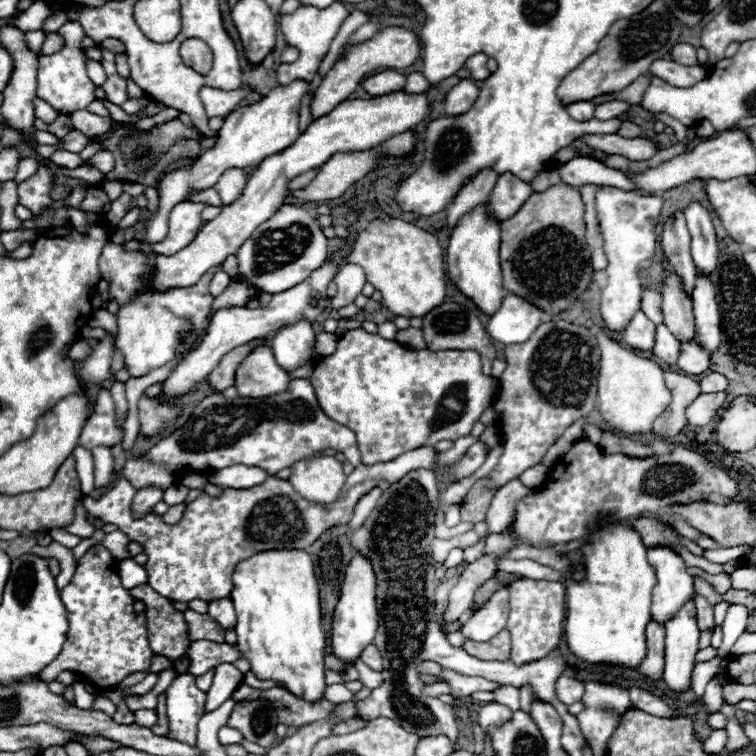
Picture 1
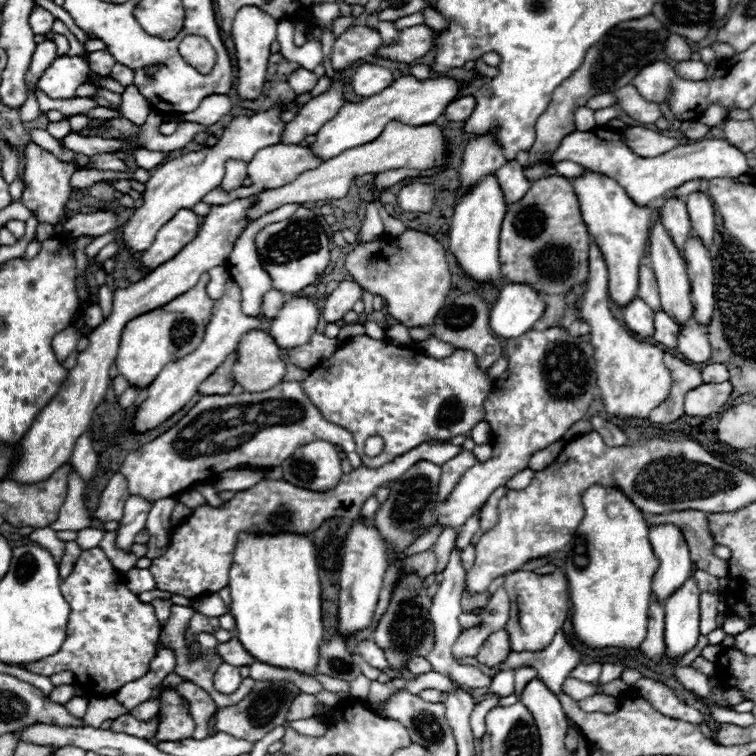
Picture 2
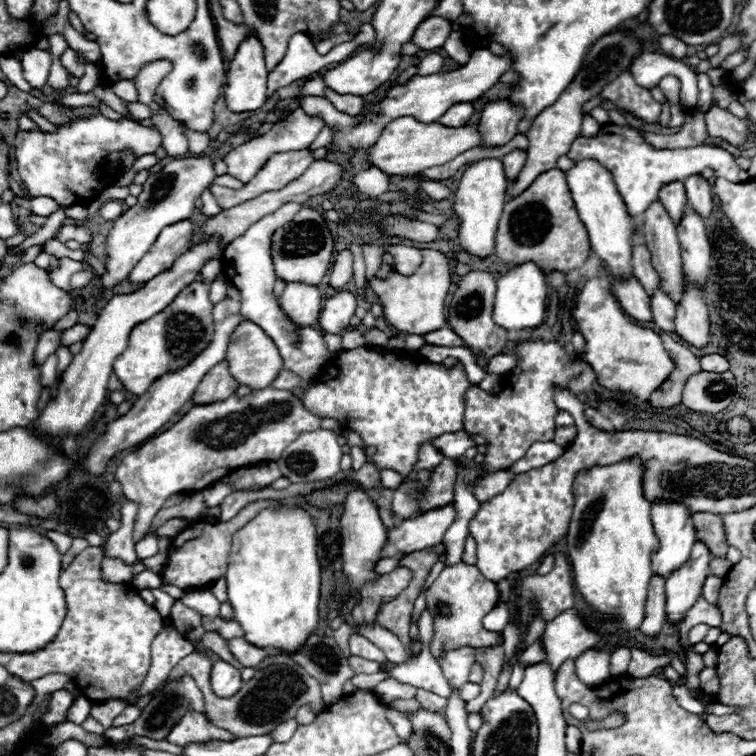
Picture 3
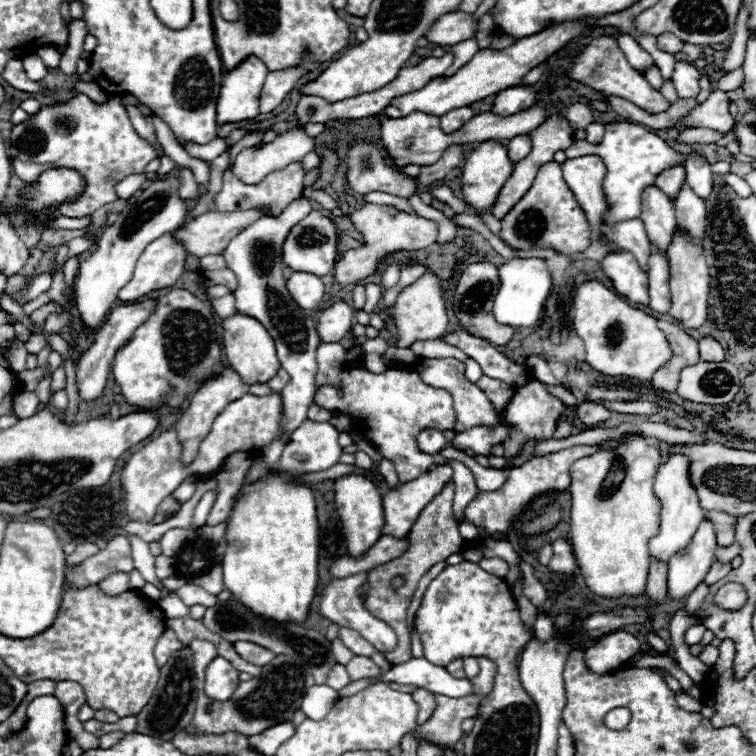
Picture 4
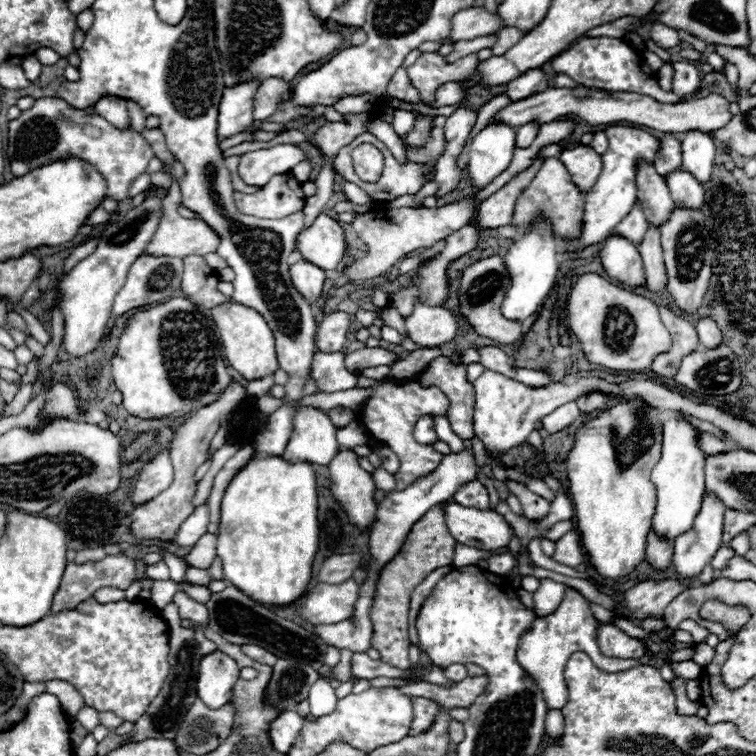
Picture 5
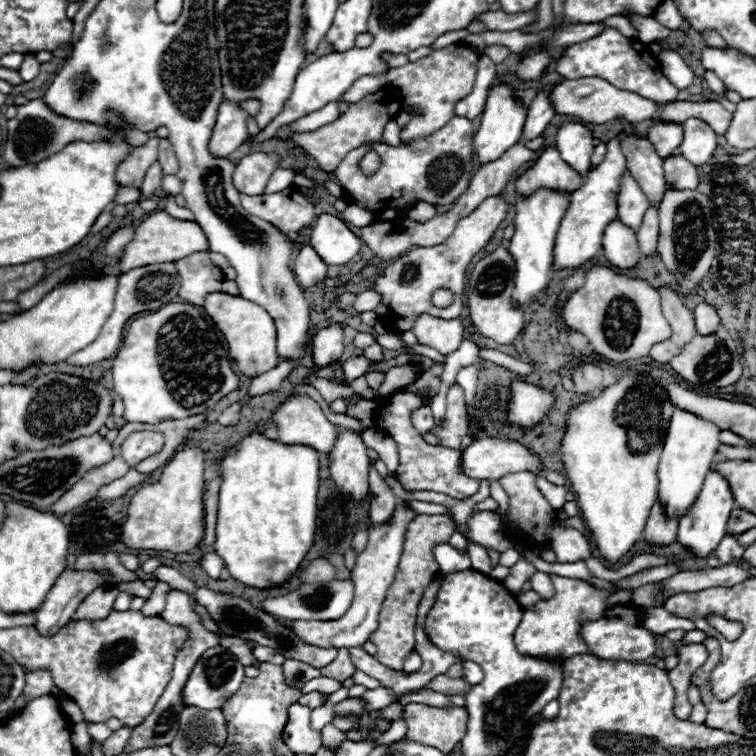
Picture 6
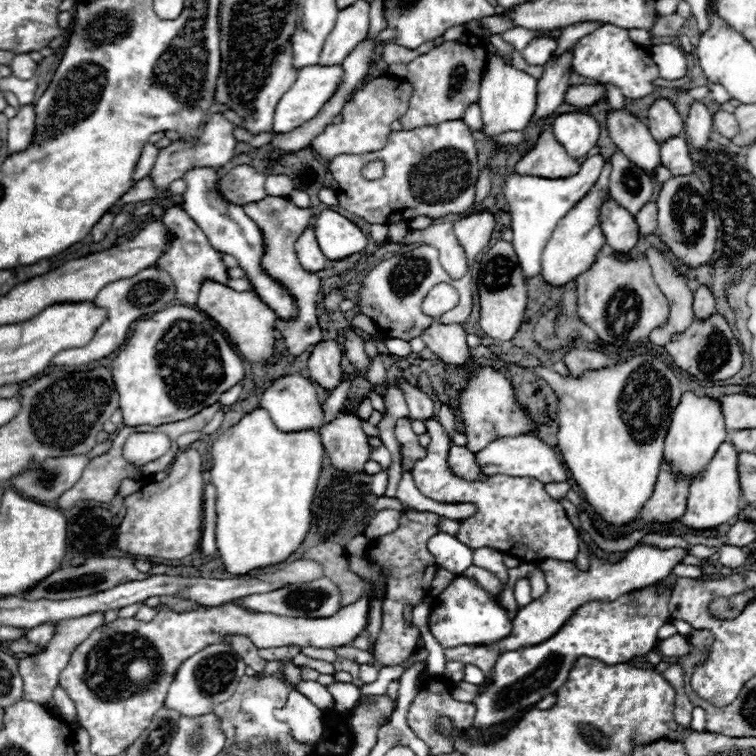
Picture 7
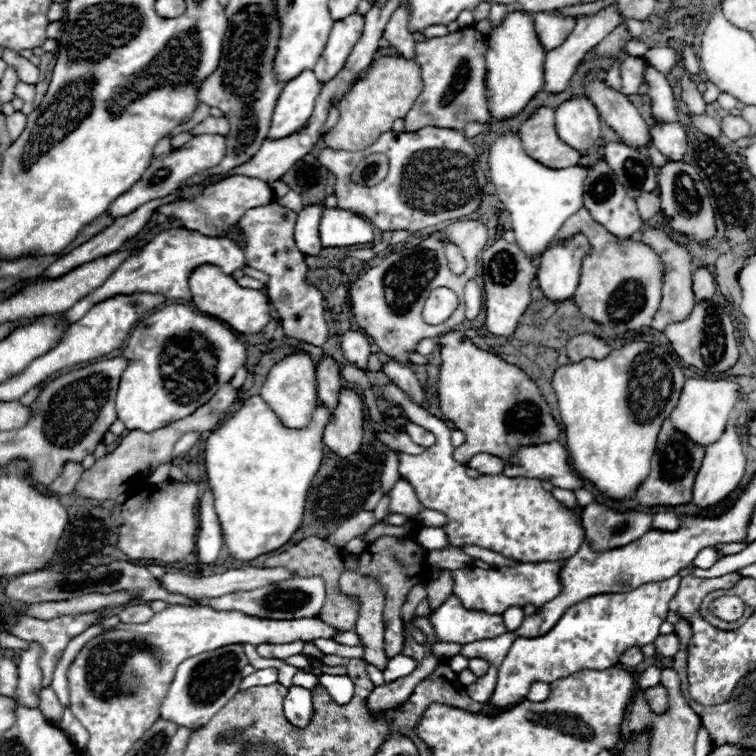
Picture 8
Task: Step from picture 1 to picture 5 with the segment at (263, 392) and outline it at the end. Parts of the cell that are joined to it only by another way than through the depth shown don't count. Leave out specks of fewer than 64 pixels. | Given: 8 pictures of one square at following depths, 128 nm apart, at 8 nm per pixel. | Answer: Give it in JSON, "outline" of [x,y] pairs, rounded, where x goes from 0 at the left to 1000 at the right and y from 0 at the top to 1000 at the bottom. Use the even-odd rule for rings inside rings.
{"outline":[[[302,399],[302,402],[294,402],[288,407],[280,407],[280,423],[288,431],[302,481],[312,492],[317,492],[325,503],[349,500],[349,497],[362,495],[368,489],[360,437],[339,410],[331,410],[320,402],[312,402],[312,399]]]}

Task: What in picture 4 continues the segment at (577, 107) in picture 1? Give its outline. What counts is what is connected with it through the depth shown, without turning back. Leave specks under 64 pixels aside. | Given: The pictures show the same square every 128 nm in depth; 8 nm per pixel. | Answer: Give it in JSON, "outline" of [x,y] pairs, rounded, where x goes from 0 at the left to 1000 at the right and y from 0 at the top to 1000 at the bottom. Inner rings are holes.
{"outline":[[[791,161],[778,164],[772,172],[775,172],[775,185],[780,185],[783,190],[791,190],[799,180],[799,164],[791,164]]]}

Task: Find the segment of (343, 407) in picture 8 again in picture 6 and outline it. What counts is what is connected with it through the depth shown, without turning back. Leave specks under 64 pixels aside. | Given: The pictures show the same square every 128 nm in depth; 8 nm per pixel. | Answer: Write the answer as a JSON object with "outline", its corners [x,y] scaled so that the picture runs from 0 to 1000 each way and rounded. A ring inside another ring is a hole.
{"outline":[[[458,569],[444,579],[442,595],[437,598],[437,632],[442,635],[444,646],[450,646],[460,659],[468,664],[479,664],[487,659],[487,616],[489,606],[484,601],[484,590],[476,579],[476,574]]]}

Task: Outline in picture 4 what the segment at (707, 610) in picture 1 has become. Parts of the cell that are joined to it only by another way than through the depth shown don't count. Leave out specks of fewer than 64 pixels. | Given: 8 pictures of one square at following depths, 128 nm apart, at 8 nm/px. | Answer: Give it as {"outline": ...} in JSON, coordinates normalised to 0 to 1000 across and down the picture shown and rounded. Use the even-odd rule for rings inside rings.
{"outline":[[[944,743],[944,749],[939,751],[939,757],[934,759],[931,770],[934,770],[937,775],[942,775],[942,772],[944,772],[944,770],[950,770],[952,765],[958,765],[966,754],[968,754],[968,751],[966,751],[966,746],[952,746],[952,743]],[[921,827],[913,829],[907,835],[907,841],[905,841],[905,847],[907,847],[907,852],[923,852],[926,847],[929,847],[929,841],[931,841],[931,836],[934,835],[934,831],[930,827]]]}

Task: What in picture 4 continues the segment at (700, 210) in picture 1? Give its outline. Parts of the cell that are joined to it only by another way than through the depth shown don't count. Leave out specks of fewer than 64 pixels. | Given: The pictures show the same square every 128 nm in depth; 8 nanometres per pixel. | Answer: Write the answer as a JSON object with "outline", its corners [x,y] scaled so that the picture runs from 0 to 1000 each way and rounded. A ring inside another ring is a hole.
{"outline":[[[913,204],[907,209],[907,241],[910,246],[929,262],[934,265],[942,254],[942,228],[939,228],[939,217],[921,206],[921,204]]]}

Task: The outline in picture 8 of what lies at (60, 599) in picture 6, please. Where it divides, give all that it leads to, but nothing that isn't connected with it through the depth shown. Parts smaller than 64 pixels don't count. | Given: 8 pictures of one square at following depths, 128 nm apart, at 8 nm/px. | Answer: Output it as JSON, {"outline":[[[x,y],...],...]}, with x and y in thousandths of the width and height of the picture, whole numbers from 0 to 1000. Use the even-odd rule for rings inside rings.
{"outline":[[[40,849],[40,857],[29,862],[24,876],[24,918],[21,926],[32,934],[50,937],[50,913],[56,910],[56,886],[50,873],[56,868],[56,854],[50,849]]]}

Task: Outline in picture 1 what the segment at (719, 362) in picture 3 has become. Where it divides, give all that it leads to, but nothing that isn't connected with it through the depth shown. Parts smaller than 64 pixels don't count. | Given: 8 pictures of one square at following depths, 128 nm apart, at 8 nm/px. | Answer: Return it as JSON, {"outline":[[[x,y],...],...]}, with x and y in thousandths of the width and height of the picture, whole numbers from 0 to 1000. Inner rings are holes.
{"outline":[[[947,492],[931,497],[929,505],[926,505],[926,513],[929,513],[931,521],[939,521],[939,519],[955,519],[955,516],[960,516],[960,511],[963,511],[963,503],[960,503],[955,495],[947,495]]]}

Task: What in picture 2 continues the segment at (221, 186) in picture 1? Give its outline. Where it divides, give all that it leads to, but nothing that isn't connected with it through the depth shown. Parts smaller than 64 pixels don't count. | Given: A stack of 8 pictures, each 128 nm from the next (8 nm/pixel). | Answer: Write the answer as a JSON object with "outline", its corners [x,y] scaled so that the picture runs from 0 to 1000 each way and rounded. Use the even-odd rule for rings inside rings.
{"outline":[[[302,214],[299,217],[299,230],[296,230],[296,238],[294,238],[294,251],[304,254],[304,251],[312,251],[320,246],[325,235],[325,217],[323,214]]]}

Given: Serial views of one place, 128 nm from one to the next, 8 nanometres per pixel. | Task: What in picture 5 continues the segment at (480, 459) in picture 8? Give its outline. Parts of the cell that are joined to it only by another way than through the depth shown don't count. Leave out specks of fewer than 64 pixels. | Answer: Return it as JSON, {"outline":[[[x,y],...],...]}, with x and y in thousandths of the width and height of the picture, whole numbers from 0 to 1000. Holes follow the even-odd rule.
{"outline":[[[474,497],[471,513],[492,513],[492,521],[484,526],[479,534],[479,542],[474,545],[476,561],[508,590],[513,590],[526,606],[529,606],[529,619],[521,627],[524,632],[524,648],[534,648],[545,638],[550,638],[558,627],[569,627],[579,611],[587,606],[579,601],[571,590],[558,590],[548,582],[545,569],[548,561],[553,558],[557,550],[590,549],[594,538],[594,530],[579,513],[558,513],[548,503],[537,505],[505,505],[505,503],[492,503],[484,497]],[[619,638],[608,643],[608,648],[601,653],[601,661],[616,672],[646,675],[646,651],[635,638]]]}

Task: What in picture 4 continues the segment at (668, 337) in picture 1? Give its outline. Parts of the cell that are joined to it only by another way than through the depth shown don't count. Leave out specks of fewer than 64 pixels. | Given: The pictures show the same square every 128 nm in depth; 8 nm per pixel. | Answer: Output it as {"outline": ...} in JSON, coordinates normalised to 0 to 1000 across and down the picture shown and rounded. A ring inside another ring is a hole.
{"outline":[[[865,325],[860,328],[857,376],[860,376],[860,410],[868,415],[884,415],[884,410],[889,405],[884,347],[876,336],[870,336],[870,331]]]}

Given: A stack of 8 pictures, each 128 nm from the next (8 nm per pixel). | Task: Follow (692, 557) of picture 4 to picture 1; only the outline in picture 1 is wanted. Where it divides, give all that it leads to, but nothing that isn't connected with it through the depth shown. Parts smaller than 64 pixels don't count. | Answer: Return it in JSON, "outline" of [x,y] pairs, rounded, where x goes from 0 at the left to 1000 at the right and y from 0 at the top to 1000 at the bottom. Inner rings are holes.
{"outline":[[[913,794],[902,802],[892,823],[881,823],[881,878],[876,897],[889,915],[905,915],[913,910],[923,844],[926,833],[918,817],[918,796]]]}

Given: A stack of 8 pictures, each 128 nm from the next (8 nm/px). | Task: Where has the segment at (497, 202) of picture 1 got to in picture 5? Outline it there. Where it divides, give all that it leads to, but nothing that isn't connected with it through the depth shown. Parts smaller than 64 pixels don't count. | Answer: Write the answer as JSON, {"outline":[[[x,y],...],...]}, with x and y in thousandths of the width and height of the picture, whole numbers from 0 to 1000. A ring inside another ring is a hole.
{"outline":[[[701,164],[701,167],[690,167],[685,175],[683,175],[683,196],[698,196],[704,190],[704,185],[709,183],[712,177],[712,167]]]}

